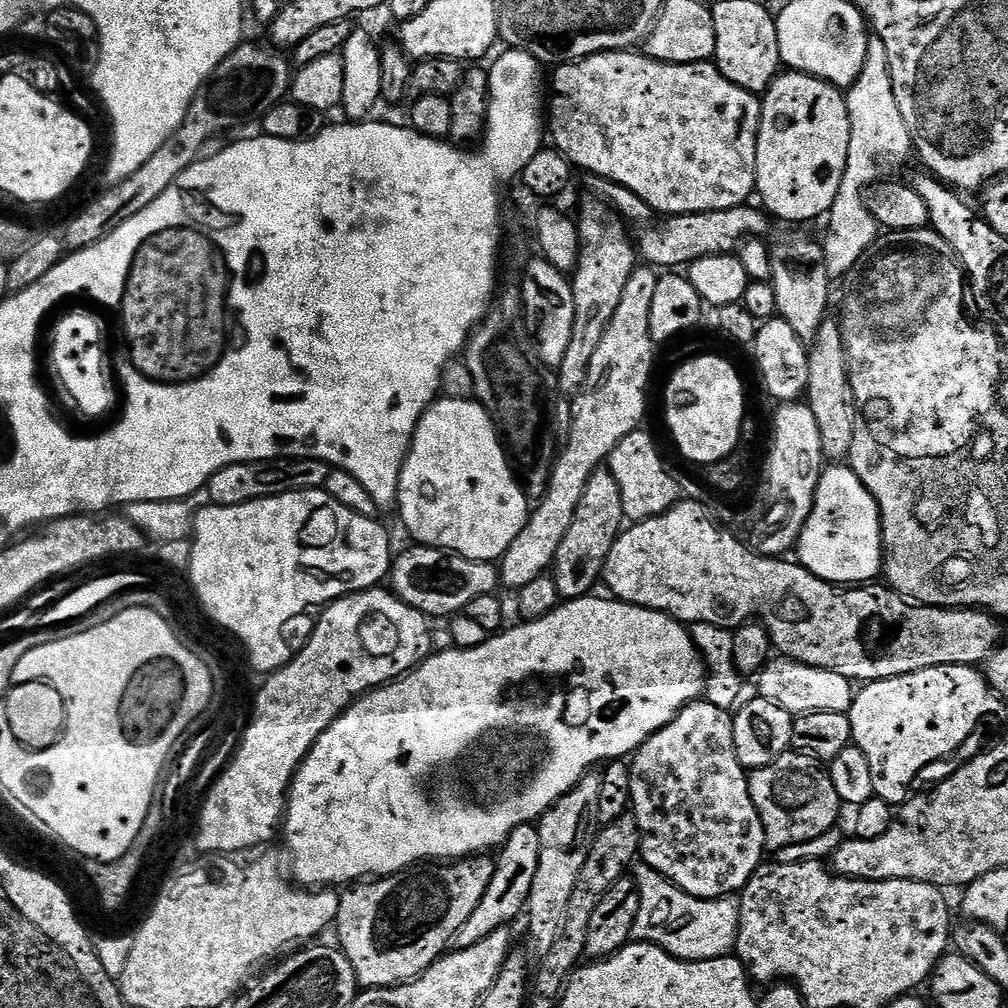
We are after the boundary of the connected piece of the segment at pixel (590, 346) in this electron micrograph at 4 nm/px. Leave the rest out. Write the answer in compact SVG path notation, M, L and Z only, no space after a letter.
M587 199L580 204L580 257L570 276L574 294L574 330L558 369L559 391L569 398L575 397L584 387L590 358L594 358L594 350L598 350L598 342L602 342L602 334L610 318L614 318L614 310L618 310L622 290L638 266L638 253L633 237L628 237L629 225L624 217L602 199Z

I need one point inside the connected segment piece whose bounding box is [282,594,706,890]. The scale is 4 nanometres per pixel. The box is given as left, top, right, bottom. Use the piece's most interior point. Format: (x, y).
(439, 765)

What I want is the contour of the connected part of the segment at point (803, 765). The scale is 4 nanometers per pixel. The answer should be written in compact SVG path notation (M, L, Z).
M789 750L774 762L770 762L770 766L755 769L751 773L748 789L760 815L760 821L764 827L764 843L769 849L777 850L795 844L808 843L837 827L836 819L840 816L842 805L838 798L838 790L834 790L834 782L830 782L828 777L828 769L821 761L812 760L800 752Z

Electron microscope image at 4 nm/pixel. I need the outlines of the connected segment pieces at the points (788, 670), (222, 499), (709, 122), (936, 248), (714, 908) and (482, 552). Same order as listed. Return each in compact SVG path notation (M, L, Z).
M781 656L769 659L757 675L756 682L758 682L757 695L782 706L793 716L818 710L847 713L852 708L852 700L855 696L853 683L844 675L810 667L808 664L798 663L796 660Z
M281 458L278 460L251 460L222 466L215 472L206 485L212 504L215 506L238 506L271 496L281 496L287 492L301 492L307 488L323 489L330 471L324 460L301 460Z
M621 50L599 52L593 56L587 56L585 60L559 65L553 72L556 73L550 76L552 101L549 99L546 104L546 132L556 151L571 162L573 169L580 171L581 168L584 174L601 176L607 180L613 180L615 184L626 186L626 190L634 190L638 198L642 198L652 207L653 213L663 214L665 217L738 208L747 205L748 195L756 192L756 147L762 100L757 93L742 90L742 86L734 86L734 82L730 82L716 69L715 63L664 64L636 50Z
M931 227L915 228L905 232L885 231L861 254L857 264L849 270L846 284L848 289L844 292L844 309L838 313L838 319L842 330L842 342L846 350L850 386L854 390L859 415L863 423L864 420L868 423L867 435L872 436L882 446L886 446L886 450L891 455L902 458L930 458L963 453L976 439L981 431L984 417L996 404L996 393L1002 383L1002 377L1000 377L1002 341L996 335L995 328L985 326L983 323L972 324L971 318L968 317L968 312L964 309L966 273L960 263L960 257L944 239L932 231Z
M637 863L634 868L634 879L638 886L640 905L638 918L634 922L633 937L645 944L657 944L665 948L672 956L679 960L713 960L719 956L729 955L735 949L736 935L740 929L740 901L735 895L723 897L718 900L700 900L697 896L686 894L680 888L658 874L649 864Z
M440 398L424 411L424 416L416 423L412 446L400 472L398 513L417 545L442 548L446 552L455 552L457 556L465 556L467 560L496 562L506 554L506 550L510 550L510 542L514 542L528 524L530 503L523 490L521 481L508 463L500 434L488 411L475 399Z

